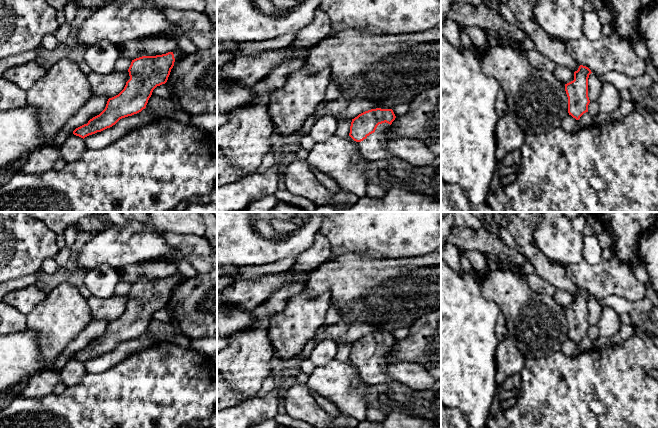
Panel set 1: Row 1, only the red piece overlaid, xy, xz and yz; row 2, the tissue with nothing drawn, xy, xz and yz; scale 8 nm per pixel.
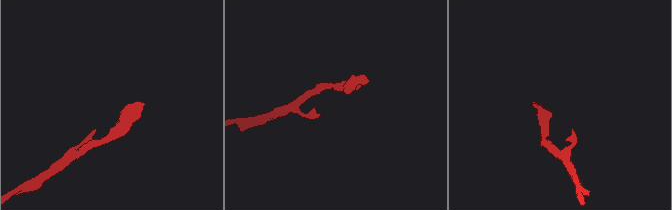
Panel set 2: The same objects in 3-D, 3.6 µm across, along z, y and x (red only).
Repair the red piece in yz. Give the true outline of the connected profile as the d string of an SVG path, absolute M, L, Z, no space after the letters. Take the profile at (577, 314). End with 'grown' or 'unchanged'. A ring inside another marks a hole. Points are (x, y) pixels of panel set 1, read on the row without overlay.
M580 289L578 294L574 296L574 304L565 308L565 315L568 321L568 337L576 344L588 336L590 327L588 321L588 302L591 294Z | unchanged

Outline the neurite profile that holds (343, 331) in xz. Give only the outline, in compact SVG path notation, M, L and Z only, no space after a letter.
M340 319L337 323L327 326L327 328L315 335L316 343L325 340L332 339L337 345L342 343L352 344L359 338L376 333L376 327L361 320L347 321Z

